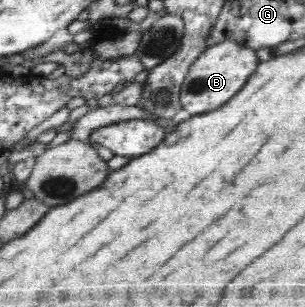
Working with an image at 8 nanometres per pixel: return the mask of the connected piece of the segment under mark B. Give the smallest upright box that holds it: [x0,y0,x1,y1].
[180,39,261,116]

